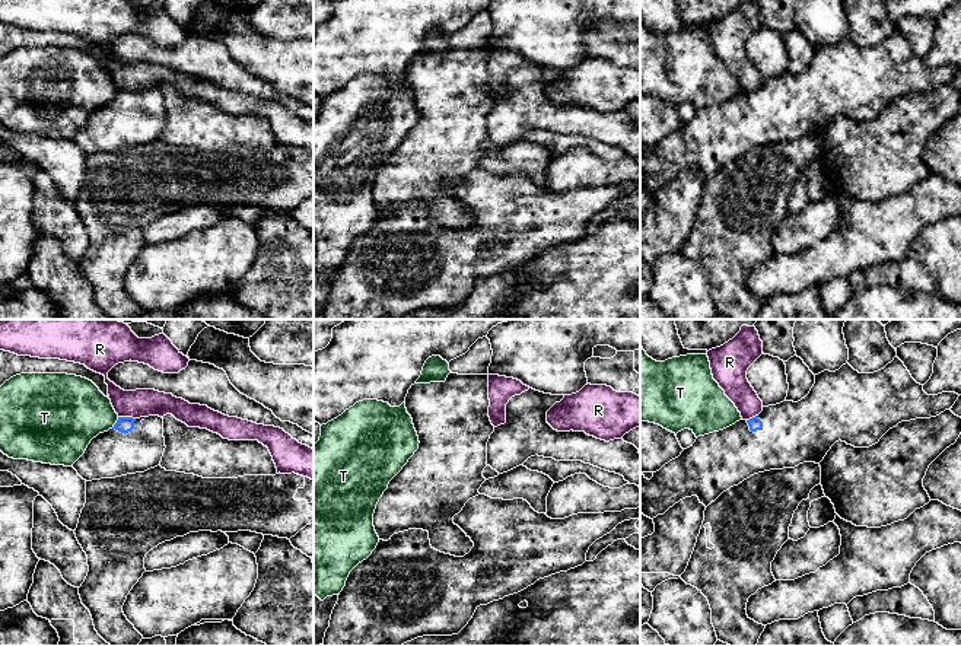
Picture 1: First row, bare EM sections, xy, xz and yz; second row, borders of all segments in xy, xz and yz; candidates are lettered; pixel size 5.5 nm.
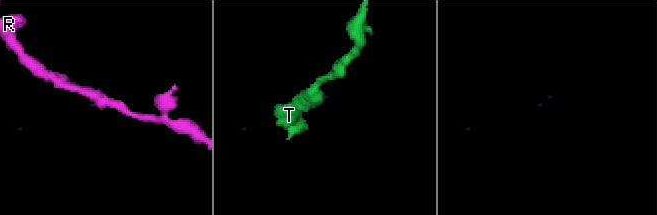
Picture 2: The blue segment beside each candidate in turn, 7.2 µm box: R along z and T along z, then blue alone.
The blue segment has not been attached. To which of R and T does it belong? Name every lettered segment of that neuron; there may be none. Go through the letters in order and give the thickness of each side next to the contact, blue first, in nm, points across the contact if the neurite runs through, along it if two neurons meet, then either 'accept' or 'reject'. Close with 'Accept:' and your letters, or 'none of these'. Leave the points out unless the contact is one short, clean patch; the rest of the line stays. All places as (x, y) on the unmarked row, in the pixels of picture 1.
R: calibres 90 and 160 nm; border xy (118, 89), (131, 89), (134, 92); reject
T: calibres 90 and 380 nm; border xy (118, 91), (111, 101); reject
Accept: none of these

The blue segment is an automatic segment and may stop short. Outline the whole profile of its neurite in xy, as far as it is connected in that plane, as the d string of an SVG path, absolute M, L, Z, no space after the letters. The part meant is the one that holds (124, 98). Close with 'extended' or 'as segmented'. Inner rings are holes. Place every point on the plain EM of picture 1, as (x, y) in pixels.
M118 90L112 102L90 114L85 127L73 137L73 141L86 155L144 146L160 139L165 121L162 90Z | extended

